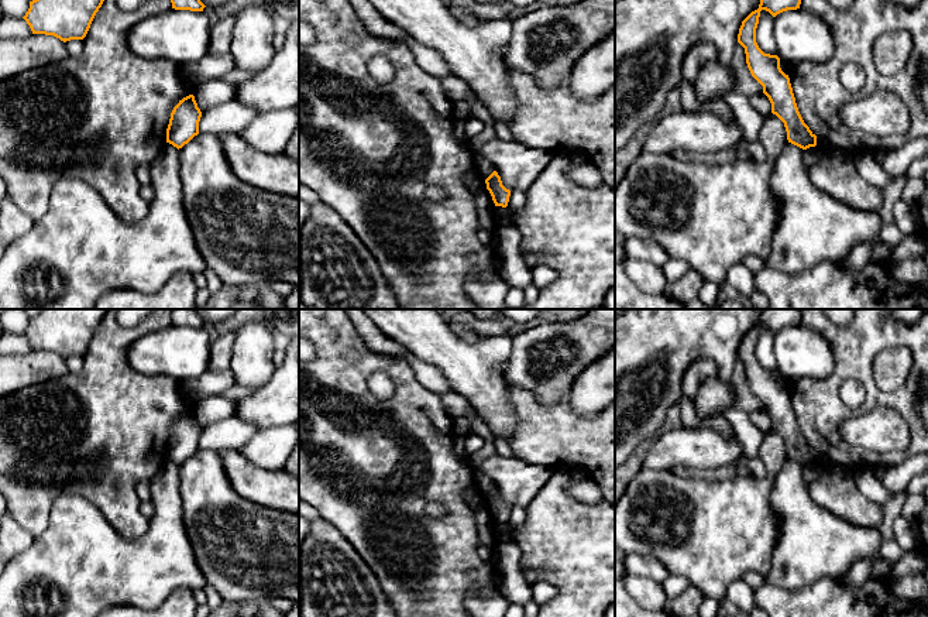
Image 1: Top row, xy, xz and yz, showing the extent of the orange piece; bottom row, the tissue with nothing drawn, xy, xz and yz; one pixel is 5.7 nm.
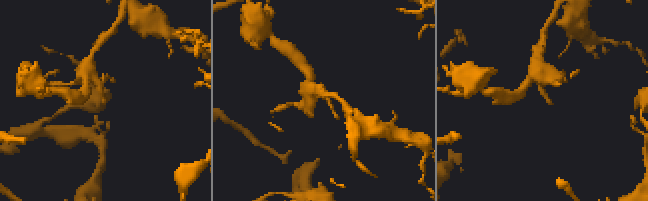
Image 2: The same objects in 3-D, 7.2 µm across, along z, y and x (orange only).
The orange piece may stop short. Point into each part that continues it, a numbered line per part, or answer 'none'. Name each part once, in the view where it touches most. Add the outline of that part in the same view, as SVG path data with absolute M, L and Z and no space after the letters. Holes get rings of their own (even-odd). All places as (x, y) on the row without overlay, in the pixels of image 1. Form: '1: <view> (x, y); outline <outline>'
none

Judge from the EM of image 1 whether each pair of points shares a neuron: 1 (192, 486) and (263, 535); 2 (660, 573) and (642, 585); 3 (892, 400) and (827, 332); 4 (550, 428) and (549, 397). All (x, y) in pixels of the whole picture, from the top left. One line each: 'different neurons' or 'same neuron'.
1: same neuron
2: different neurons
3: same neuron
4: different neurons

